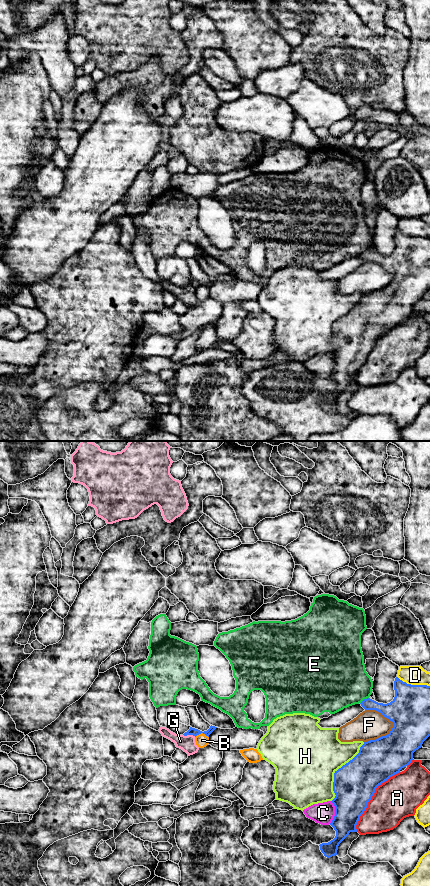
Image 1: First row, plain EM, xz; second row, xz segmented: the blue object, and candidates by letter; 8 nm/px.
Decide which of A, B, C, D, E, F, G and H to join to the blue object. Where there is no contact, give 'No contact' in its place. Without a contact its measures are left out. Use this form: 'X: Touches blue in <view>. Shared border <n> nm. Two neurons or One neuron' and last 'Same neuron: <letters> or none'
A: Touches blue in xz. Shared border 600 nm. Two neurons
B: Touches blue in xz. Shared border 110 nm. Two neurons
C: Touches blue in xz. Shared border 180 nm. Two neurons
D: Touches blue in xz. Shared border 280 nm. Two neurons
E: Touches blue in xz. Shared border 90 nm. Two neurons
F: Touches blue in xz. Shared border 280 nm. Two neurons
G: Touches blue in xz. Shared border 110 nm. Two neurons
H: Touches blue in xz. Shared border 550 nm. Two neurons
Same neuron: none

